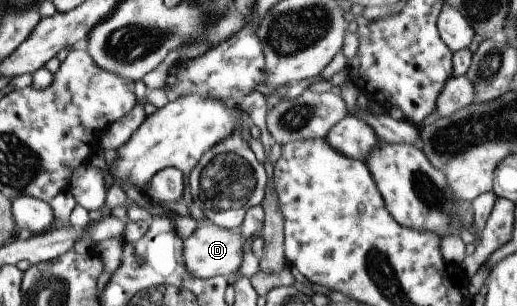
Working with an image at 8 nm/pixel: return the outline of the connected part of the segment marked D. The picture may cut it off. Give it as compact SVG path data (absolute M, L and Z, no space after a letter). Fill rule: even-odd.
M208 222L198 225L194 232L183 241L182 255L187 272L199 278L236 273L242 261L242 244L244 241L245 239L237 229L221 228Z

